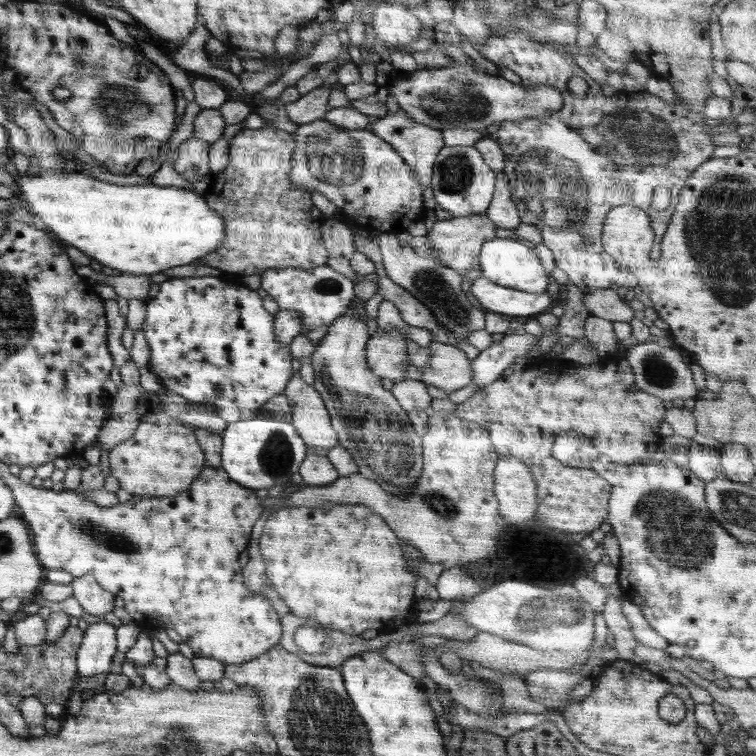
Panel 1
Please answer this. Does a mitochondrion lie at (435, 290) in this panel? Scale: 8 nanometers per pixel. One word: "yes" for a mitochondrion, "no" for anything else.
yes

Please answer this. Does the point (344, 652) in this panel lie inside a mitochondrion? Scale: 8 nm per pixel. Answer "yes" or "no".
no

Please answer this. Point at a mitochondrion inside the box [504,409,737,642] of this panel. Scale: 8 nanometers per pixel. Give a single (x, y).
(671, 526)

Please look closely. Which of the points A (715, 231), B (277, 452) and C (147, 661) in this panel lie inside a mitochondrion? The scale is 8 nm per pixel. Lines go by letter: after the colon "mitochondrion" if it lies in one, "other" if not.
A: mitochondrion
B: mitochondrion
C: other

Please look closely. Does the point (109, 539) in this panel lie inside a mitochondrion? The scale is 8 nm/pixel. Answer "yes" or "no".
yes

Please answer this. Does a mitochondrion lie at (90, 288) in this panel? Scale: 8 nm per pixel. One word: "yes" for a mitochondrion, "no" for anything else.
no

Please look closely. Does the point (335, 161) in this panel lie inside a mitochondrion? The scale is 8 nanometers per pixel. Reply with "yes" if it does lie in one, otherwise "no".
yes

